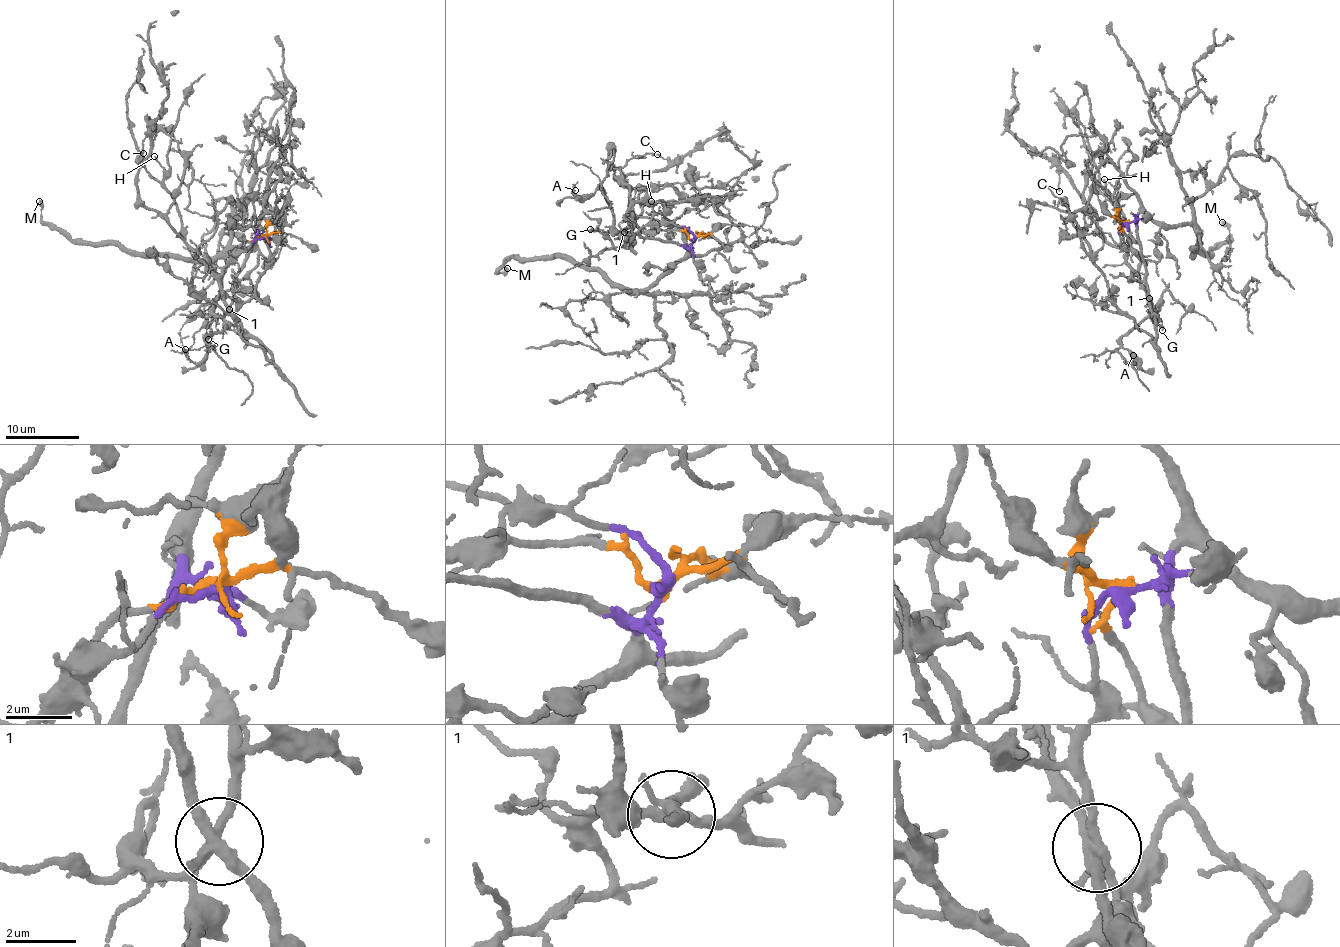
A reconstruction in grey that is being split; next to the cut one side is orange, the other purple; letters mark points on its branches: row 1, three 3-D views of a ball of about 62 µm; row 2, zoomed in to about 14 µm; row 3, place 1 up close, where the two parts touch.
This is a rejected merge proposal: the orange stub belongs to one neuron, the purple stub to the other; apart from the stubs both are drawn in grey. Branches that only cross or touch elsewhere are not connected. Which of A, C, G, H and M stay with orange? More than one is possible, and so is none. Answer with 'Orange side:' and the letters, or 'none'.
Orange side: C, H

